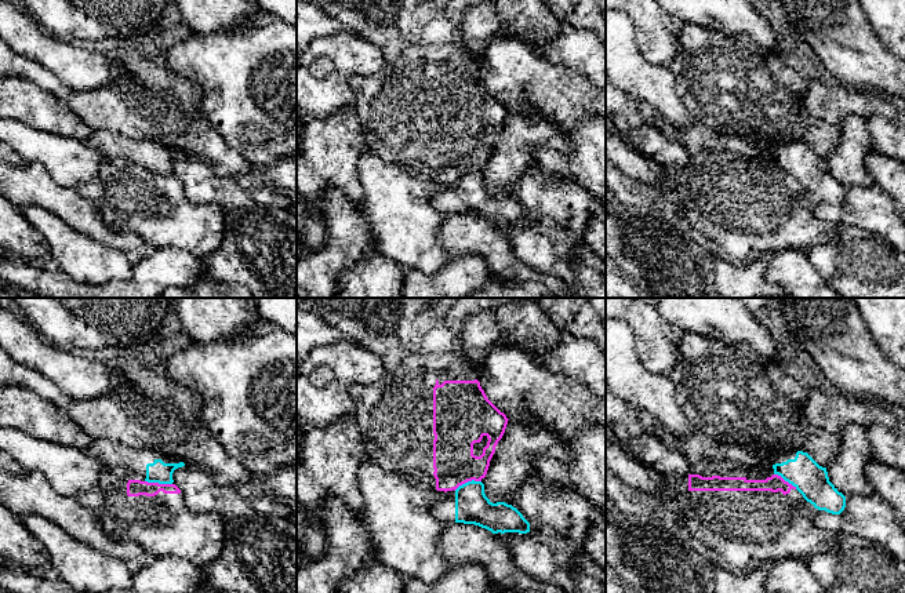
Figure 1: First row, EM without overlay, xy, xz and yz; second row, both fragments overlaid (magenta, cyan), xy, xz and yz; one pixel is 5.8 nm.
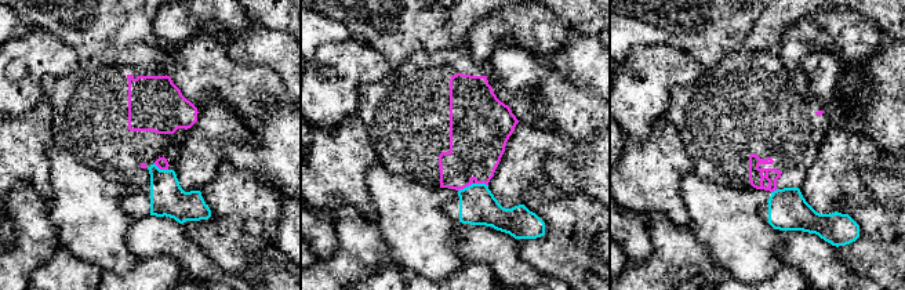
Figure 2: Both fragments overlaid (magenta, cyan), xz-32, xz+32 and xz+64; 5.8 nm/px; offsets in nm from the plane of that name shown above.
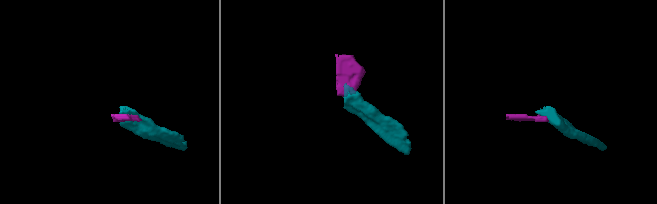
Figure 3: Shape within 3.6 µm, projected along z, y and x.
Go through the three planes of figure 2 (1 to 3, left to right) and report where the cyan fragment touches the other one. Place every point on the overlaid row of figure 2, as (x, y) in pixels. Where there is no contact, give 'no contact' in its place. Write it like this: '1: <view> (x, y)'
1: xz-32 (160, 169)
2: xz+32 (465, 187)
3: xz+64 (774, 189)

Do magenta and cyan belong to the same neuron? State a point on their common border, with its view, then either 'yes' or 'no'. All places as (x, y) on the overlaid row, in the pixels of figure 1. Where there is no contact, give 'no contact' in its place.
meets magenta in xy at (157, 483); no

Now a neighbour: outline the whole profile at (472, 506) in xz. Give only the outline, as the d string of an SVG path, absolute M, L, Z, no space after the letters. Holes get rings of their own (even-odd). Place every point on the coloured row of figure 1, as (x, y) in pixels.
M468 481L432 507L432 514L444 525L452 523L475 524L493 534L530 532L530 523L505 502L493 503L484 494L481 481Z

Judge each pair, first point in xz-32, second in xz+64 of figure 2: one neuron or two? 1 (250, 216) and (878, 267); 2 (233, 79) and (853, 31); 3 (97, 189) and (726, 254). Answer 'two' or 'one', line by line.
1: one
2: two
3: one

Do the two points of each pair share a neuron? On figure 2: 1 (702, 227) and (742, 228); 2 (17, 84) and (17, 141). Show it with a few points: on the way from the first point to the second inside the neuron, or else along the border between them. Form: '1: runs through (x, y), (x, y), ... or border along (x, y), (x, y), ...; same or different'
1: runs through (712, 227), (733, 228); same
2: border along (46, 101), (37, 102), (24, 113), (14, 116); different

